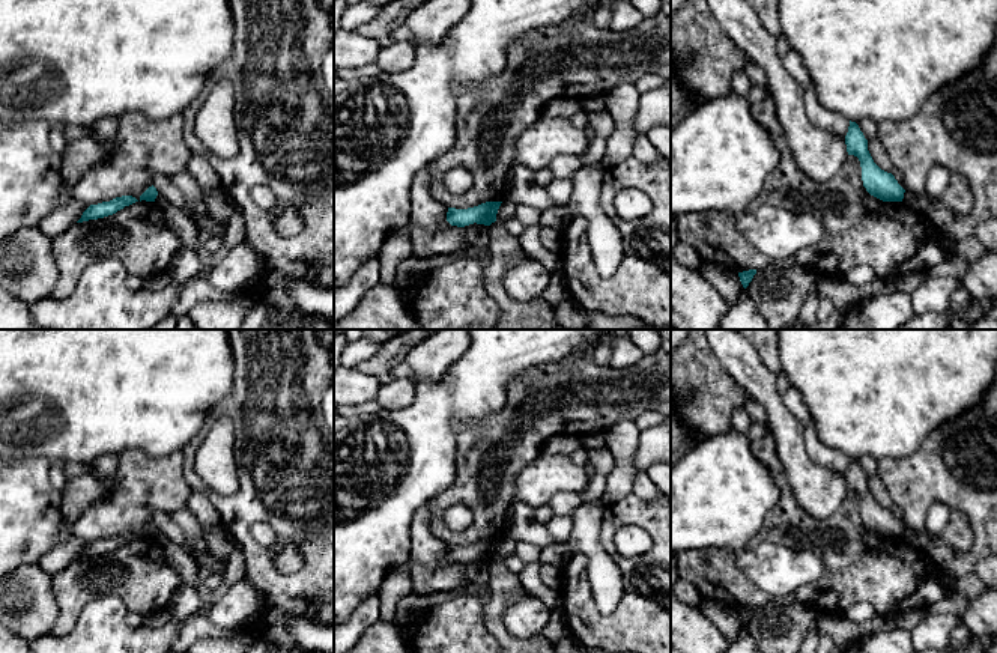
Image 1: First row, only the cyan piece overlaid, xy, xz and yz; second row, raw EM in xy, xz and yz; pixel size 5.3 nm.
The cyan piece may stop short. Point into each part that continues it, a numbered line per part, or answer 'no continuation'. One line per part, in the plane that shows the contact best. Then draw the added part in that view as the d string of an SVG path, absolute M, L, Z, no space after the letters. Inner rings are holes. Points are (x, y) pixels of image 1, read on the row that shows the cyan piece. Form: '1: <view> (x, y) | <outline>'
no continuation

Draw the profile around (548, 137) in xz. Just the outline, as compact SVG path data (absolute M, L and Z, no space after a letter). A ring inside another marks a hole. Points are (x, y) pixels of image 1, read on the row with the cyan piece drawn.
M540 116L516 140L514 161L532 172L549 167L559 155L580 155L589 137L568 119Z

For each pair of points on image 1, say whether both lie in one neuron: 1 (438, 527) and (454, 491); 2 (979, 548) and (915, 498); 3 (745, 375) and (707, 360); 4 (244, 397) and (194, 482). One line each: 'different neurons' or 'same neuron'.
1: same neuron
2: same neuron
3: different neurons
4: same neuron

